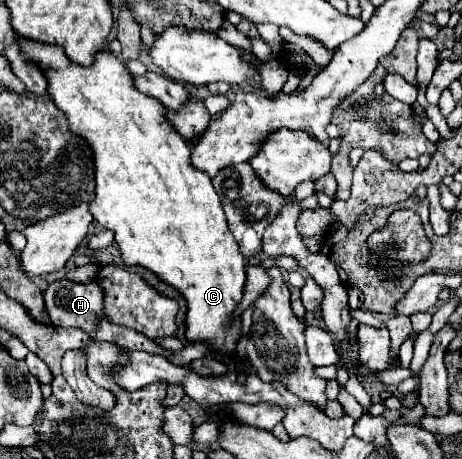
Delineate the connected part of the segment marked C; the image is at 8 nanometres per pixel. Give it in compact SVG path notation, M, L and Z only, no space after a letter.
M18 38L20 48L34 60L48 78L48 94L54 104L66 114L70 130L88 140L94 152L96 164L96 198L90 204L90 212L98 224L114 232L114 242L122 252L126 266L144 266L152 270L162 282L176 288L188 306L186 312L186 340L206 342L208 352L220 354L224 362L238 358L236 344L242 336L242 318L234 318L244 284L246 284L246 258L240 252L232 232L228 230L220 196L216 194L212 180L204 172L196 172L190 164L190 144L168 124L164 118L164 106L138 92L124 62L112 52L102 50L90 68L70 62L64 50L50 44Z

